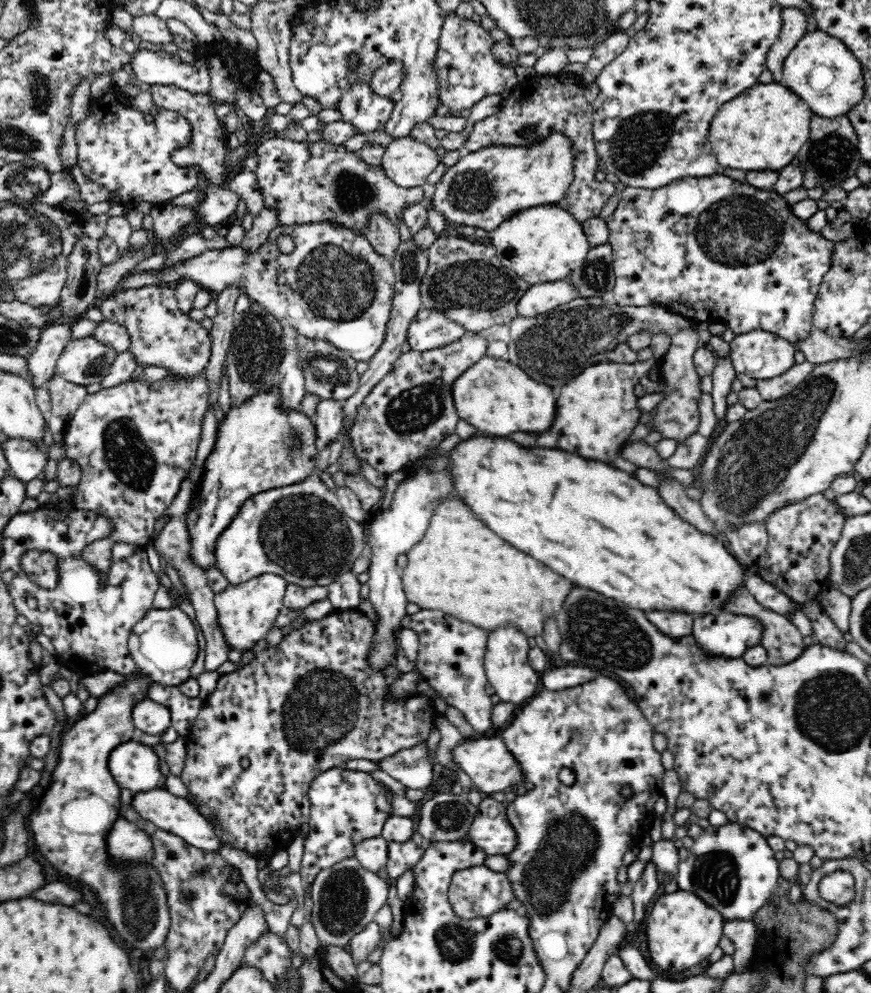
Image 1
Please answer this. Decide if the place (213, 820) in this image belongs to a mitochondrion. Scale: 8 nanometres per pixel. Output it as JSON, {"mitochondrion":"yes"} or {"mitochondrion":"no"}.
{"mitochondrion":"no"}

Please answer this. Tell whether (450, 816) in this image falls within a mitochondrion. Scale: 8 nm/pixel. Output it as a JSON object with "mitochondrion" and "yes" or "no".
{"mitochondrion":"yes"}

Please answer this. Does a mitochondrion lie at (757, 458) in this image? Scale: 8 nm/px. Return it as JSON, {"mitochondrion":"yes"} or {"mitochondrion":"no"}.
{"mitochondrion":"yes"}

